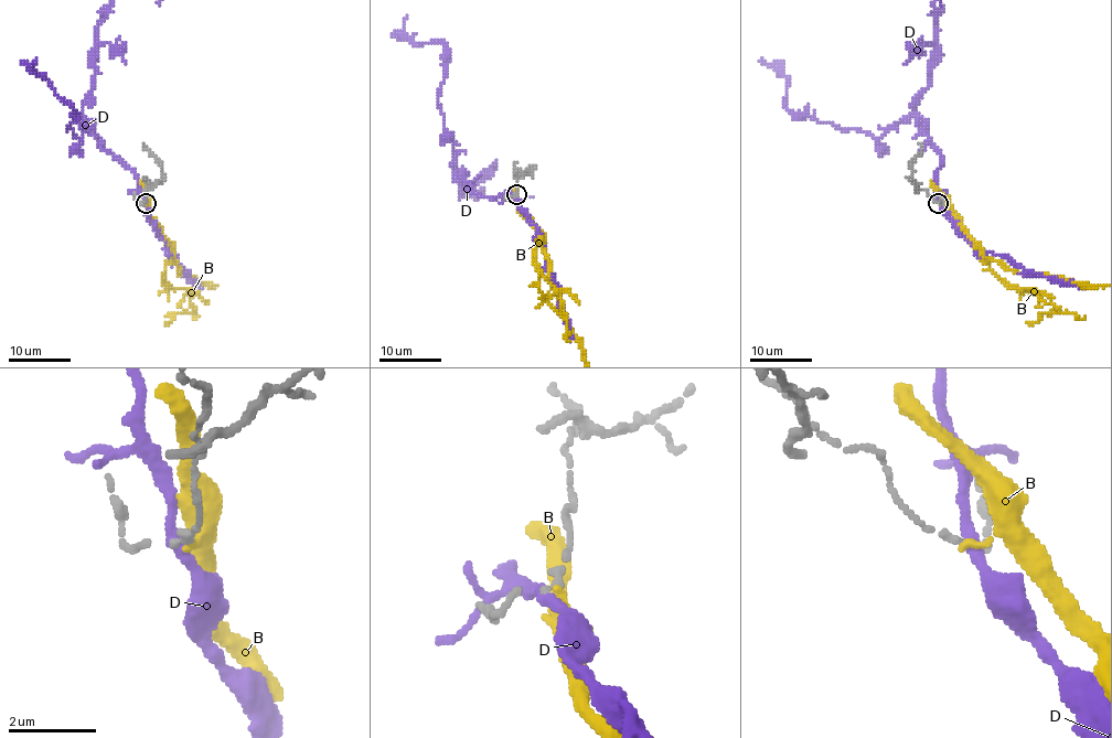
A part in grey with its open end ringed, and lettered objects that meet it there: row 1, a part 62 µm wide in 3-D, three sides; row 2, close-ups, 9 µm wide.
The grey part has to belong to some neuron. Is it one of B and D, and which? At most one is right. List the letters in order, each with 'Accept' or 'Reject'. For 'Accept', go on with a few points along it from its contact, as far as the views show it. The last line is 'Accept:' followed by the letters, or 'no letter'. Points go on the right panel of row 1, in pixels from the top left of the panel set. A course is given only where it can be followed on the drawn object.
B: Accept
D: Reject
Accept: B

